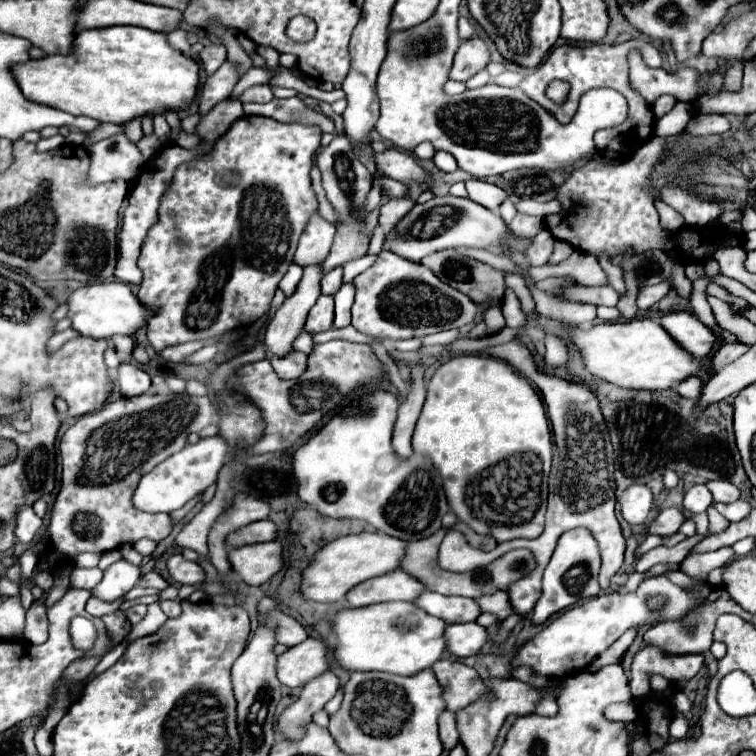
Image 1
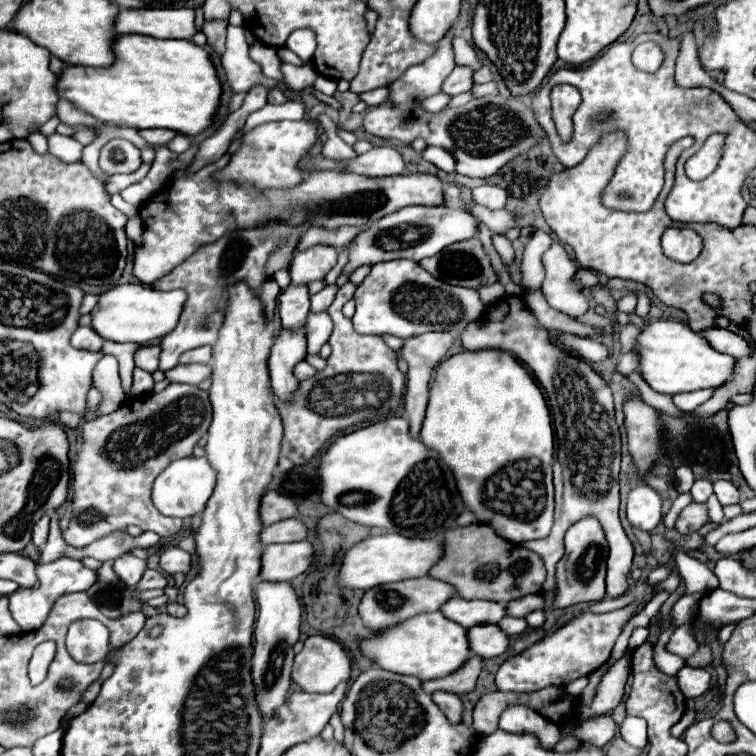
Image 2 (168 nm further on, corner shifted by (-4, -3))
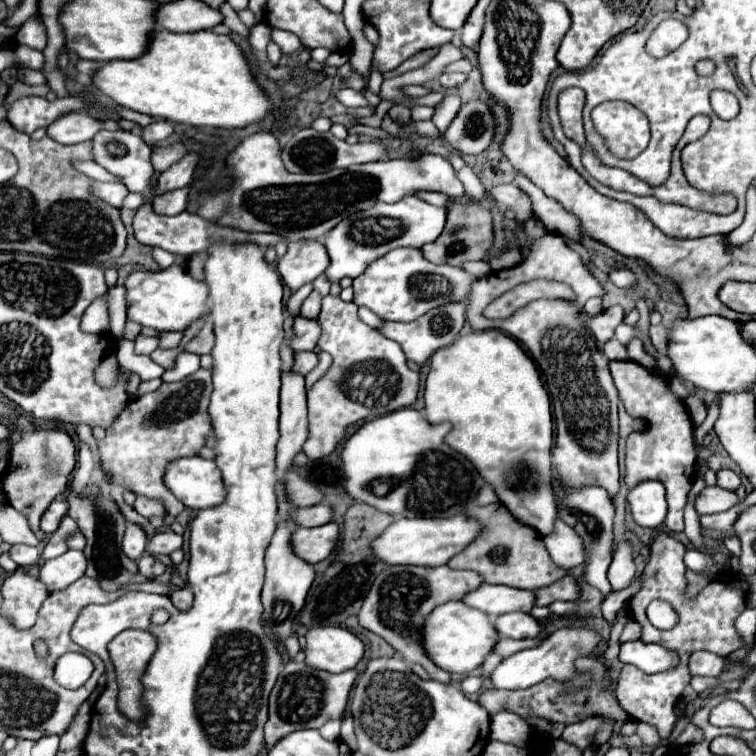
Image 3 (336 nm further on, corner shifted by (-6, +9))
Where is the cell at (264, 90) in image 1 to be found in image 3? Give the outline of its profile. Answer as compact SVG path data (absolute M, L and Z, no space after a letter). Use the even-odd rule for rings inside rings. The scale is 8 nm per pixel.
M187 152L179 162L175 162L169 170L165 170L165 172L159 176L157 194L155 194L155 196L187 186L187 184L191 182L191 176L193 176L193 170L195 170L199 158L201 158L199 152Z

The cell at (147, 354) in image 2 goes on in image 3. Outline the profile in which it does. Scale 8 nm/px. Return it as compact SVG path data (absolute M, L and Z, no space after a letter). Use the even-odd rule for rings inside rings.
M165 332L159 336L159 348L175 348L181 338L183 332Z

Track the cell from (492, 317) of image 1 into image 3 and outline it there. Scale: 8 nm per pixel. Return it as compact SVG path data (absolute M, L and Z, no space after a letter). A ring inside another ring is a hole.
M467 262L467 264L463 264L463 268L467 272L471 272L475 278L483 278L483 276L489 276L493 272L487 262Z

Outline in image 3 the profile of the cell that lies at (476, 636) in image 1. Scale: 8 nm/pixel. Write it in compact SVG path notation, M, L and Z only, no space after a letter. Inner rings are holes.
M511 612L493 618L493 624L499 636L521 640L521 638L537 638L541 636L541 624L533 616L525 612Z

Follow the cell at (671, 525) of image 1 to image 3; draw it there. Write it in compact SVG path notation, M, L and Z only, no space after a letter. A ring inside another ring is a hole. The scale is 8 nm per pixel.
M713 486L713 488L703 488L697 494L695 510L697 510L699 516L705 516L705 514L715 514L715 512L729 510L737 502L739 502L739 498L735 496L735 492L729 492L729 490L723 490L719 486Z

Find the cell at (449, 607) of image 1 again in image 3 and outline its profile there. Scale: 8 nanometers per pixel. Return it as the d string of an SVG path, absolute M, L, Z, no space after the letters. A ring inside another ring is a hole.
M481 584L475 592L469 592L461 600L463 604L489 612L489 616L499 616L507 612L529 612L533 608L533 592L511 588L511 586L493 586Z

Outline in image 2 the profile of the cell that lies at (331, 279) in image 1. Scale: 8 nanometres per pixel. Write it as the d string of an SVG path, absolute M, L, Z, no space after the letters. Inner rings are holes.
M325 286L321 292L311 296L311 312L325 312L337 294L337 286Z

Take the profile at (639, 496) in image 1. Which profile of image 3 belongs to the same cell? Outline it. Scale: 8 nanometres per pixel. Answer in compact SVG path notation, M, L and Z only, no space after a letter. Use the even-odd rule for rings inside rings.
M645 480L639 482L629 492L629 508L633 512L633 518L639 526L645 528L657 528L663 524L667 516L667 500L665 500L665 488L657 480Z

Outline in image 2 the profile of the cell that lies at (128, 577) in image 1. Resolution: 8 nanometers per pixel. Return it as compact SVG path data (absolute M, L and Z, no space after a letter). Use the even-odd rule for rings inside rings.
M123 554L123 556L119 556L115 560L113 568L115 568L117 576L125 582L125 586L133 588L141 580L143 572L147 570L147 562L137 558L137 556L133 556L133 554Z

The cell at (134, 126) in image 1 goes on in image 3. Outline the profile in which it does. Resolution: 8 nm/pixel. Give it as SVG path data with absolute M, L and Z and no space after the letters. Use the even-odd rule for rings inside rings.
M177 142L177 144L171 144L167 148L153 148L153 154L151 154L151 164L153 164L153 170L155 172L165 172L173 162L177 162L187 150Z

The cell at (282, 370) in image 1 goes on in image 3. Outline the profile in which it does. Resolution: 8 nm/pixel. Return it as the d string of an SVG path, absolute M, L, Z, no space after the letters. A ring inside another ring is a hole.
M299 352L299 356L295 356L293 370L299 372L299 374L307 374L315 364L317 364L317 354L315 352Z

